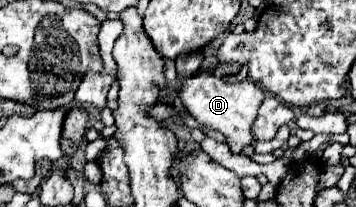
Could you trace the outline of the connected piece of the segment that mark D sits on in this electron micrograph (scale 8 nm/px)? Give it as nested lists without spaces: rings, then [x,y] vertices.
[[[206,68],[192,78],[184,78],[178,96],[186,112],[192,114],[192,118],[196,118],[206,128],[222,132],[228,138],[232,154],[240,154],[244,146],[252,144],[254,138],[250,134],[250,126],[256,120],[258,106],[266,98],[266,92],[260,86],[256,86],[250,78],[240,82],[224,82],[222,78],[216,78],[210,68]]]

